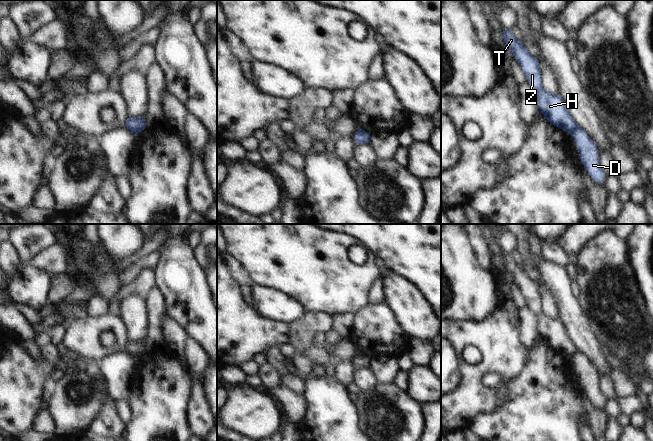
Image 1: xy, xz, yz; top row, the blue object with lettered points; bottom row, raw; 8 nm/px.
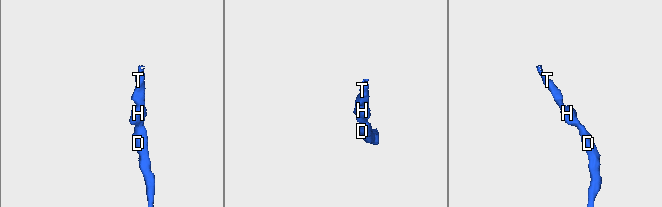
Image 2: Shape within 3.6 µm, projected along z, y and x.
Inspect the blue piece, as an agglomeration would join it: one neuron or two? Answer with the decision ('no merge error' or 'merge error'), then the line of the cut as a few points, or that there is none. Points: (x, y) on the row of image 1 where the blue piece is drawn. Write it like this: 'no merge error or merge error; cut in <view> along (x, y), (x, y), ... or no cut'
merge error; cut in yz along (576, 126), (571, 131)

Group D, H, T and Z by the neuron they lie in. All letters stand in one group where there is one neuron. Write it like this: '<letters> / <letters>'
D / H T Z

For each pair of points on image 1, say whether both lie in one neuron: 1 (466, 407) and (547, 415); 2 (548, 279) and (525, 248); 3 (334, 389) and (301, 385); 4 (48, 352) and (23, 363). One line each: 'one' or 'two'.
1: two
2: two
3: two
4: two

